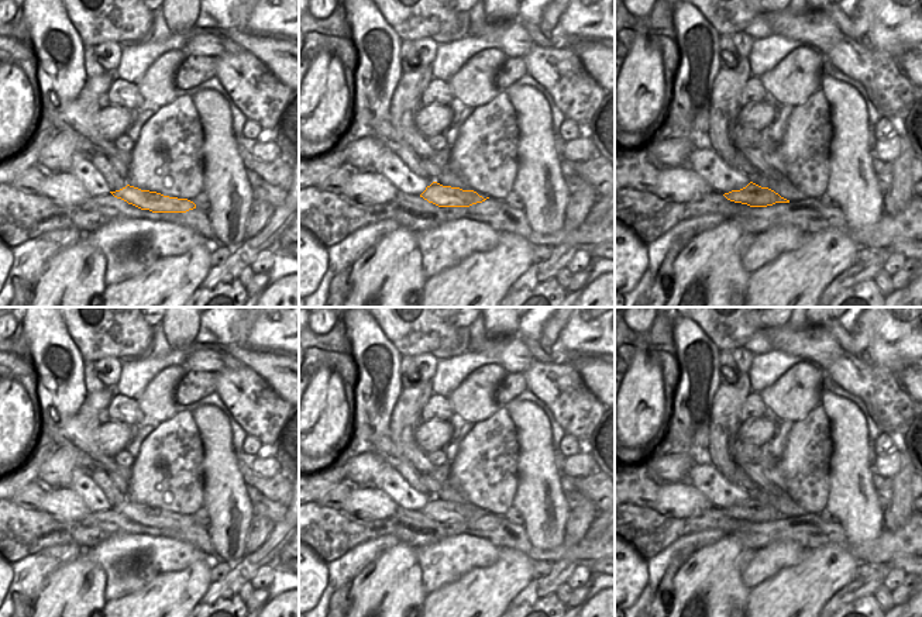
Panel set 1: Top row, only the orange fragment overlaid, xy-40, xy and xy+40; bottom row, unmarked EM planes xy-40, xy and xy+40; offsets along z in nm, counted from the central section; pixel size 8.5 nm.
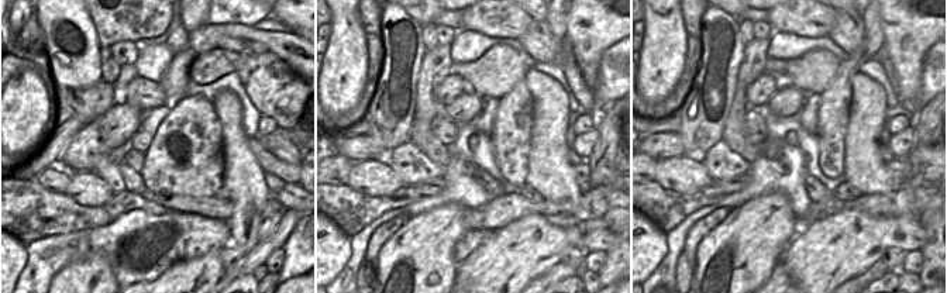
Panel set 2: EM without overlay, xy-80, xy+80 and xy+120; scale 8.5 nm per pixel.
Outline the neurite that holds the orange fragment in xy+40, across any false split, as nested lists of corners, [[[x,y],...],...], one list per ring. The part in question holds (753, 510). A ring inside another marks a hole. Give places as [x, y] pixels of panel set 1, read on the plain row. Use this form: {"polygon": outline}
{"polygon": [[[753,497],[740,506],[732,506],[723,511],[730,517],[747,520],[750,523],[767,523],[775,518],[789,518],[789,516],[781,513],[774,506],[761,503]]]}

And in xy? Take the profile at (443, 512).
{"polygon": [[[437,497],[427,501],[420,513],[438,523],[469,523],[486,516],[474,506],[443,501]]]}

